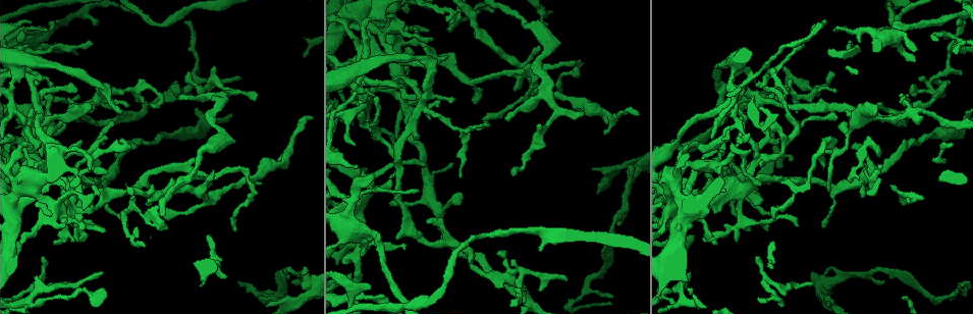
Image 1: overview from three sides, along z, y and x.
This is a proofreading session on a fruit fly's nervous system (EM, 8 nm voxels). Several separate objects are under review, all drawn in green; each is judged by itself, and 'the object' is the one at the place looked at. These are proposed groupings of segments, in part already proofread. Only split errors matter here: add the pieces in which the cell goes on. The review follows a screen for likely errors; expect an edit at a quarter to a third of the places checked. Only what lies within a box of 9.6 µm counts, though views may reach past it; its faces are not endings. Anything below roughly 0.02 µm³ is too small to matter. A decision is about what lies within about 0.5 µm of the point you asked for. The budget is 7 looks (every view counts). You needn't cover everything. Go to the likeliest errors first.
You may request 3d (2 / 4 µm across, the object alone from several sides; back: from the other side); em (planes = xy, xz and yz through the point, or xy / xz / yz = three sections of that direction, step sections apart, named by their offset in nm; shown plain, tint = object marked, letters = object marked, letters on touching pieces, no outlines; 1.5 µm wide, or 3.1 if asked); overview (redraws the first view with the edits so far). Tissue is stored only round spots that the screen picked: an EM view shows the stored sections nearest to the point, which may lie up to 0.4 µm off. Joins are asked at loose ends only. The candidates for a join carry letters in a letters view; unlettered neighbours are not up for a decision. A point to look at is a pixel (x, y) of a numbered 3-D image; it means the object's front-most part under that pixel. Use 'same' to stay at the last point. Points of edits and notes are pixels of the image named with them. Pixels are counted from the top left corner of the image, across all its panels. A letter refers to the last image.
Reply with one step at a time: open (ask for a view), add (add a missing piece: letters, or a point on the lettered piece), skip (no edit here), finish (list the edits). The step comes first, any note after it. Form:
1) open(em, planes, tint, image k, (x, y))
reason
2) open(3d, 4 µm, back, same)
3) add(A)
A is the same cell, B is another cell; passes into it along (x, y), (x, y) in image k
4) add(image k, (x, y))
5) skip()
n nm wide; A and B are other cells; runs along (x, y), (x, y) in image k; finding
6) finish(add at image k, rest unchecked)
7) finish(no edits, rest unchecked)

open(3d, 4 µm, back, image 1, (209, 234))
tapers out

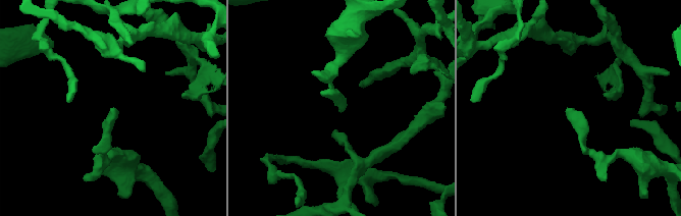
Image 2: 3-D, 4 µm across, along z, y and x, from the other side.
open(em, planes, letters, image 2, (110, 110))
need the tissue

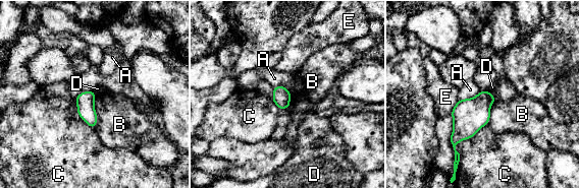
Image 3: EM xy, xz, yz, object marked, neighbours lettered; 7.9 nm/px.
skip()
140 nm wide; A, B, C, D and E are other cells; border along (96, 94), (94, 100), (95, 128) in image 3; no lettered piece goes on from it

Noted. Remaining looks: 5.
open(em, yz, step 4, tint, image 1, (76, 90))
an open end

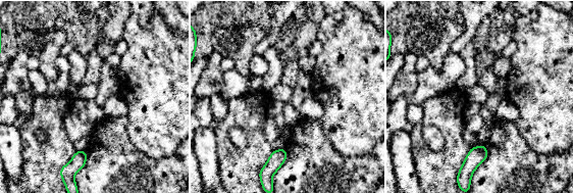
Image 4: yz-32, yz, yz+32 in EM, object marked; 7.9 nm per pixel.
open(em, planes, letters, same)
another direction

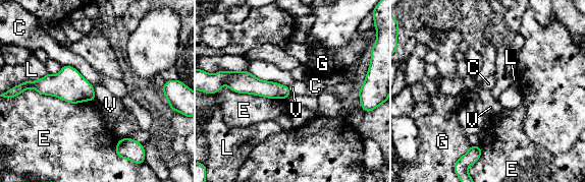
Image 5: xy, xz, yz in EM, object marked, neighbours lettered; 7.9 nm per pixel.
skip()
C, E, G, L and V are other cells; border along (92, 85), (95, 98) in image 5; no lettered piece goes on from it

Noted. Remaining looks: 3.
open(3d, 2 µm, image 1, (939, 78))
tapers out

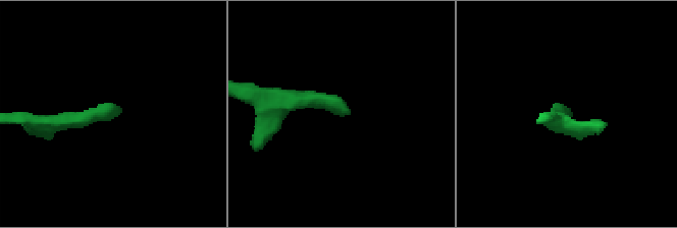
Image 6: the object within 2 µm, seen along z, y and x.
open(em, xy, step 8, tint, image 6, (116, 112))

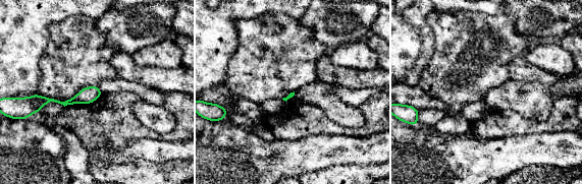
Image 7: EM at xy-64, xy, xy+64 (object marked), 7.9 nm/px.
open(em, planes, letters, same)
cut it another way

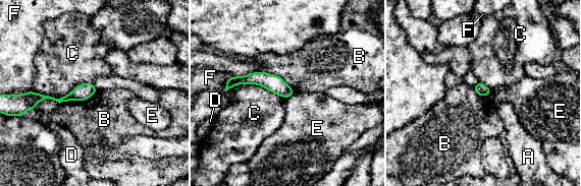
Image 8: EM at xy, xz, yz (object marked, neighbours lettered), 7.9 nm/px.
skip()
A, B, C, D, E and F are other cells; none of them fits

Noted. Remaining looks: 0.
finish(no edits, rest unchecked)

